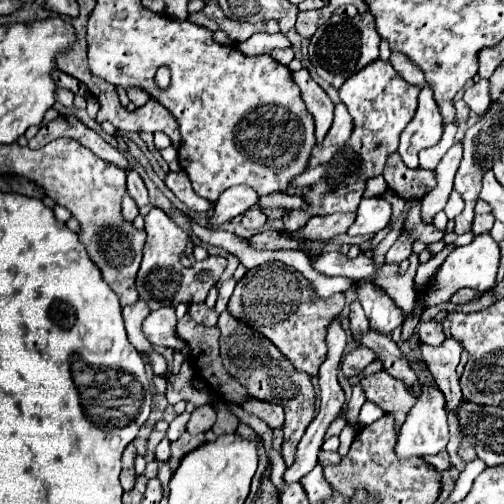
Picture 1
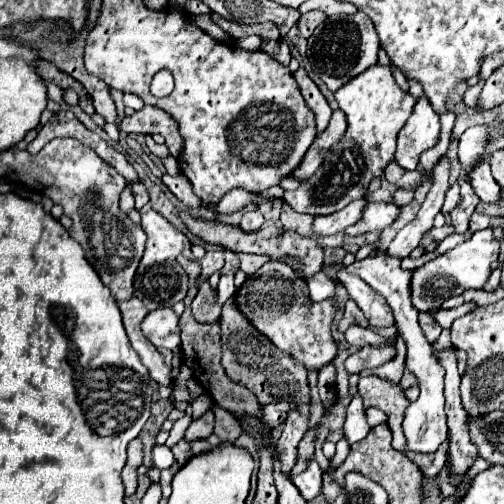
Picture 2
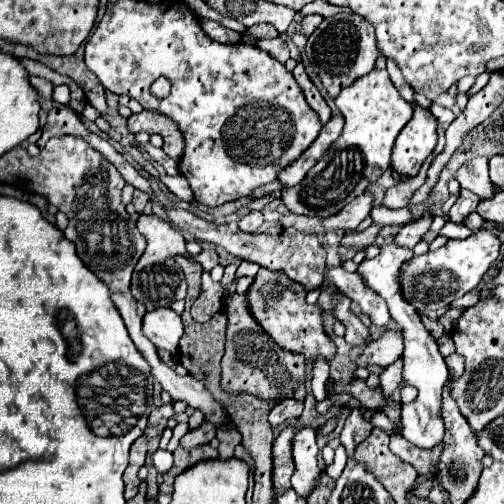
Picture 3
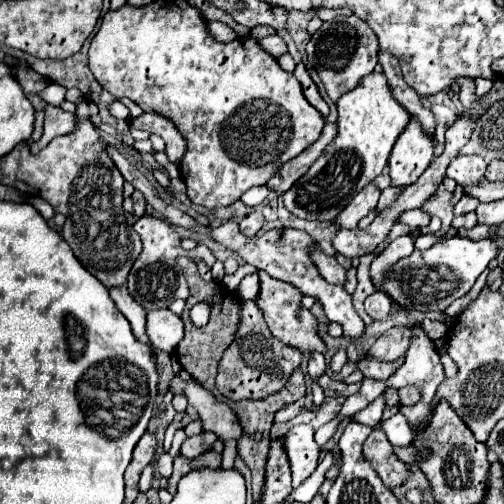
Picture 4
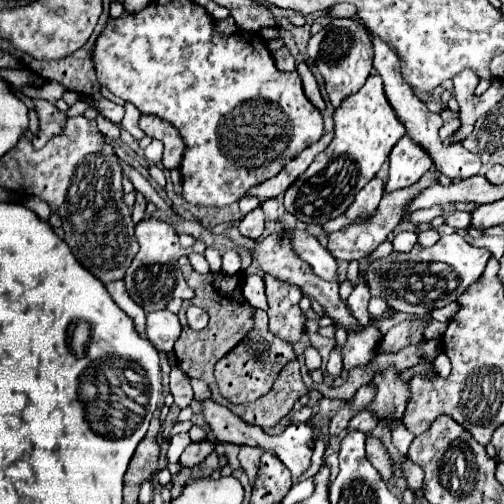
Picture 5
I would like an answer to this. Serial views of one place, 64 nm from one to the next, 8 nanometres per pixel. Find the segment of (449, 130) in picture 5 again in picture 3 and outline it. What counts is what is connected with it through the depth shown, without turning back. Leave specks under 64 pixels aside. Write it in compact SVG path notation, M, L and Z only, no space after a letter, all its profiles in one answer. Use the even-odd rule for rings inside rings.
M432 104L432 106L430 106L430 112L432 112L432 116L434 116L436 122L438 122L438 144L436 144L434 152L432 152L432 156L436 156L436 154L440 154L442 148L444 148L444 132L446 132L446 128L452 124L454 114L452 114L452 110L444 110L444 106L438 106L438 104Z

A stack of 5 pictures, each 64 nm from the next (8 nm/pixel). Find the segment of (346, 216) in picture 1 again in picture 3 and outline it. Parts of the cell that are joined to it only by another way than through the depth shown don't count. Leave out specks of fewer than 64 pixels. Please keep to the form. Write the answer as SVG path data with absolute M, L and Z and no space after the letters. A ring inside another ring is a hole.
M370 192L360 194L358 198L354 198L340 214L324 218L322 224L328 230L340 228L340 230L356 230L358 224L370 214L370 210L374 208L374 196Z

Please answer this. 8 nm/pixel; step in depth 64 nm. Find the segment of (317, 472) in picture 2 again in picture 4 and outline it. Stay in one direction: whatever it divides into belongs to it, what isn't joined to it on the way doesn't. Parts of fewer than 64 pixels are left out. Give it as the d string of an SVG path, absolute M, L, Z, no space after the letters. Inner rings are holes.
M296 424L282 436L282 446L292 470L292 486L298 488L318 466L320 450L310 424Z

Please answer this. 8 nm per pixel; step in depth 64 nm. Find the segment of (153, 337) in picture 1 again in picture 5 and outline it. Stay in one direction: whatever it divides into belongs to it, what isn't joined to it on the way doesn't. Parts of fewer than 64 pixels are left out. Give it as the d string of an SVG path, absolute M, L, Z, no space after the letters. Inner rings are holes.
M170 310L146 314L146 338L160 350L170 352L180 336L180 320Z

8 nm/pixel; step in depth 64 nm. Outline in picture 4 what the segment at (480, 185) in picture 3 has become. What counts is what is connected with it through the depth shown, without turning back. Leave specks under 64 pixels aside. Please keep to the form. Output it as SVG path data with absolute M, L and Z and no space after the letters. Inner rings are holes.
M454 156L448 164L446 176L456 180L460 186L476 184L486 172L486 162L482 156Z

